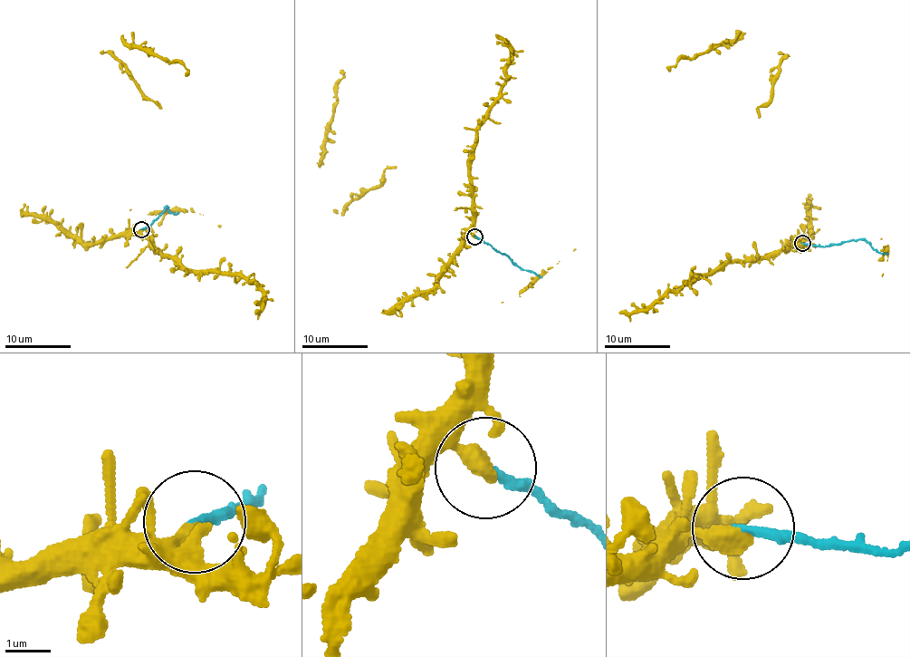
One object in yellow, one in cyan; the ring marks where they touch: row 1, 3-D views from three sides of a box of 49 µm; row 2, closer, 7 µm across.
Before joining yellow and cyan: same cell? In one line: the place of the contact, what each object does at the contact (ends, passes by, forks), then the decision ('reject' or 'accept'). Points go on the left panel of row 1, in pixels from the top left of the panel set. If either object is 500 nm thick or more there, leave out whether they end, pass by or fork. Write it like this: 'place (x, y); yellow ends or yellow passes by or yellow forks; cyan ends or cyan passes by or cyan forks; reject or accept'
place (141, 229); yellow ends; cyan ends; reject

